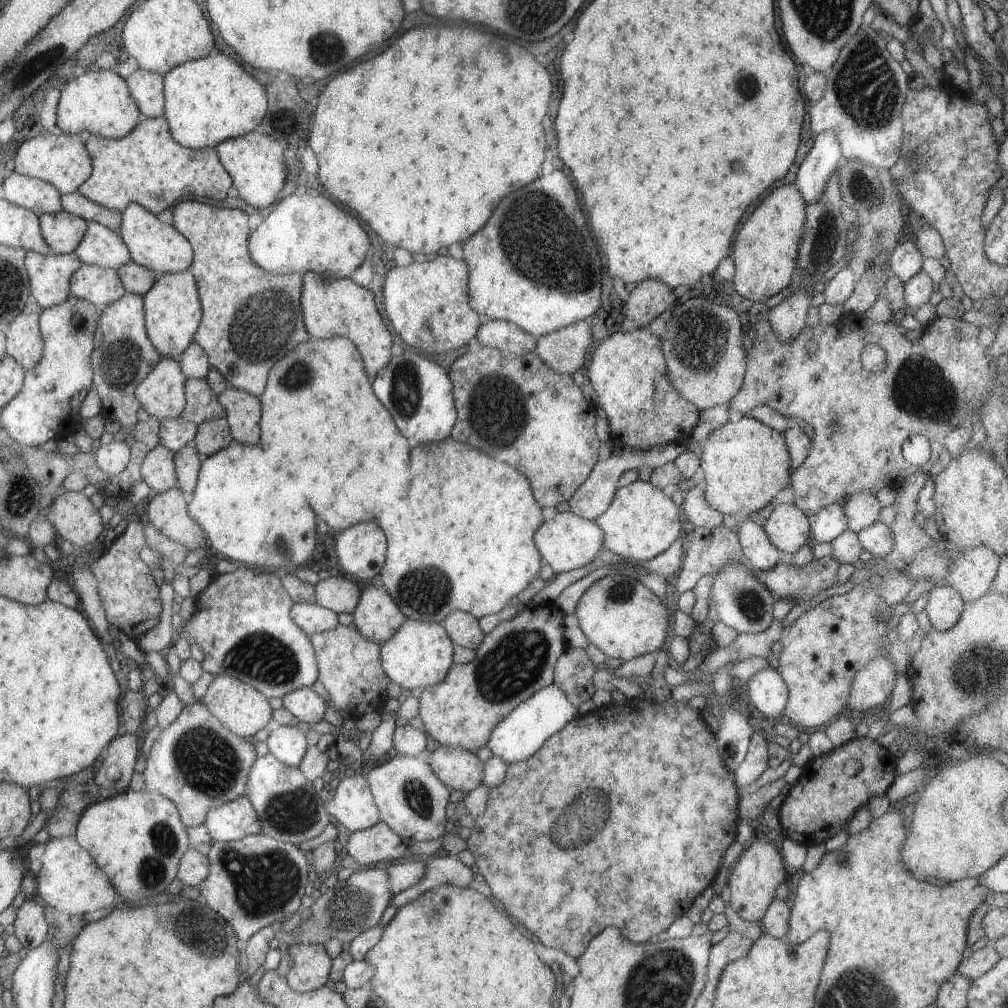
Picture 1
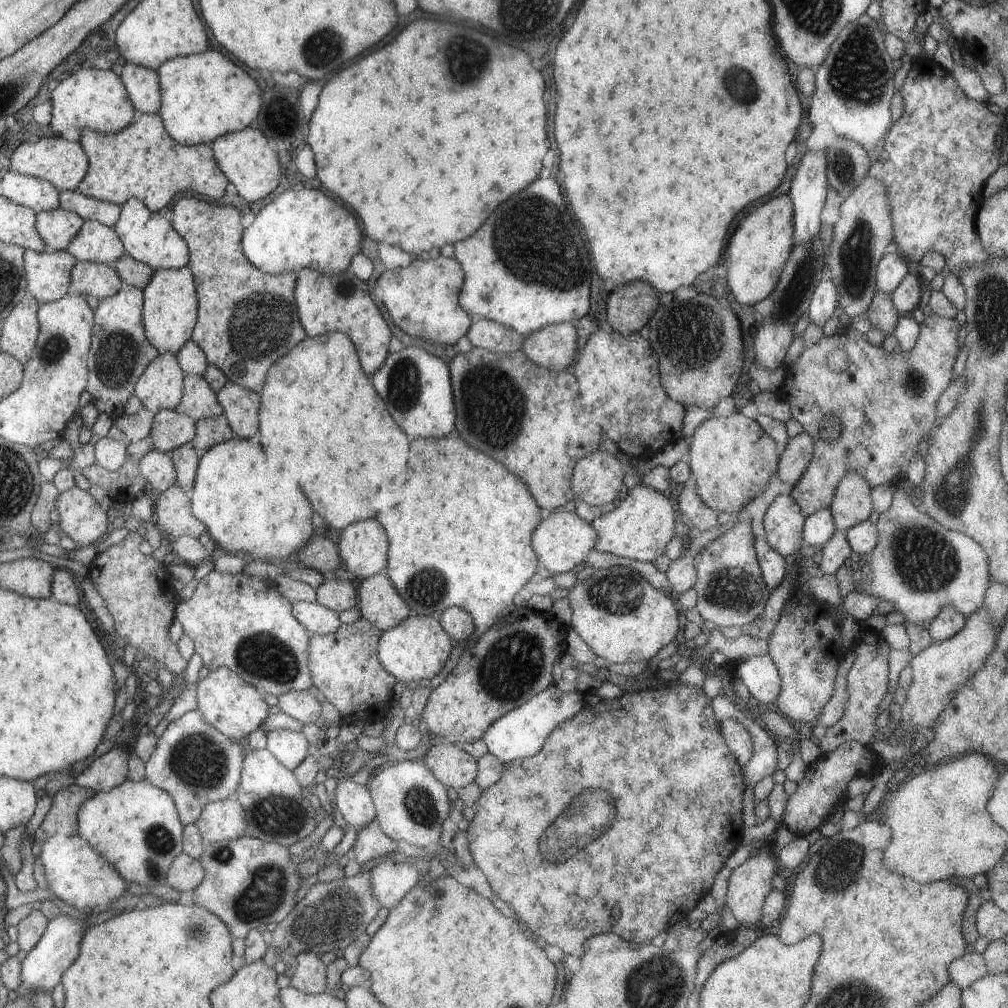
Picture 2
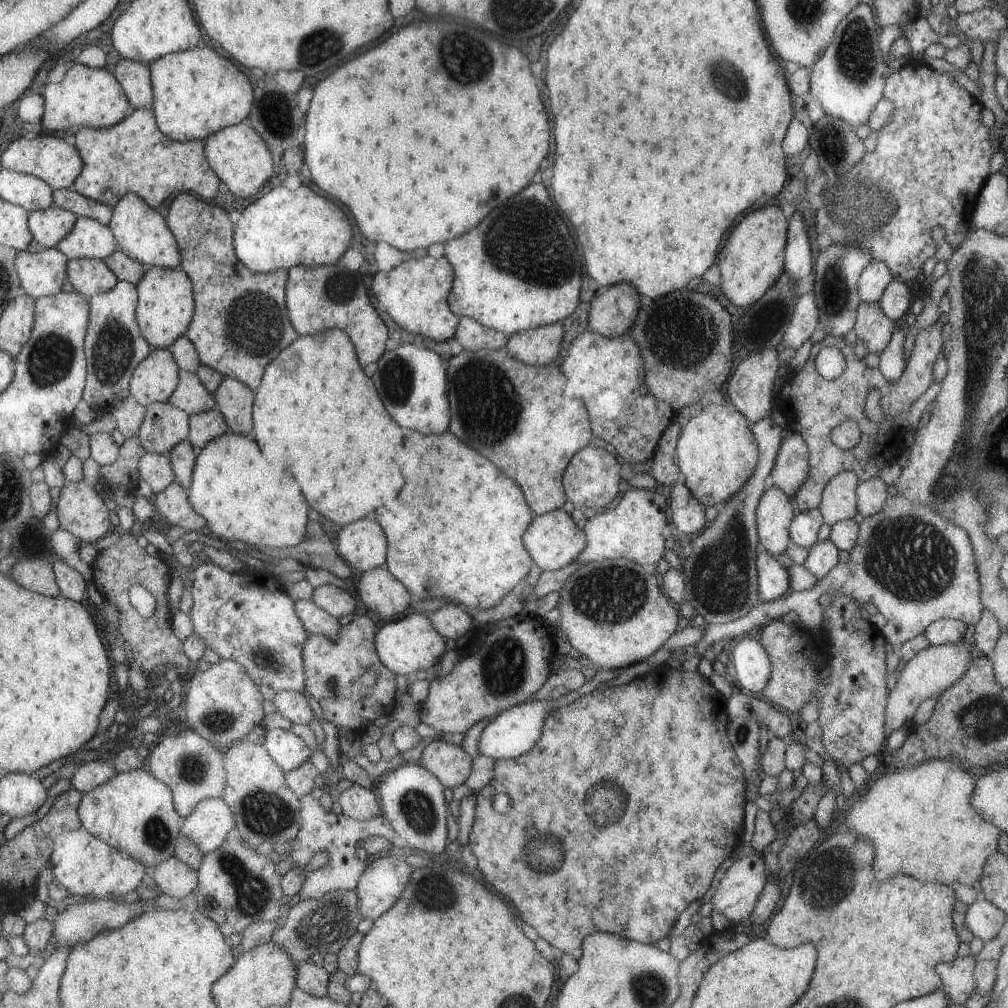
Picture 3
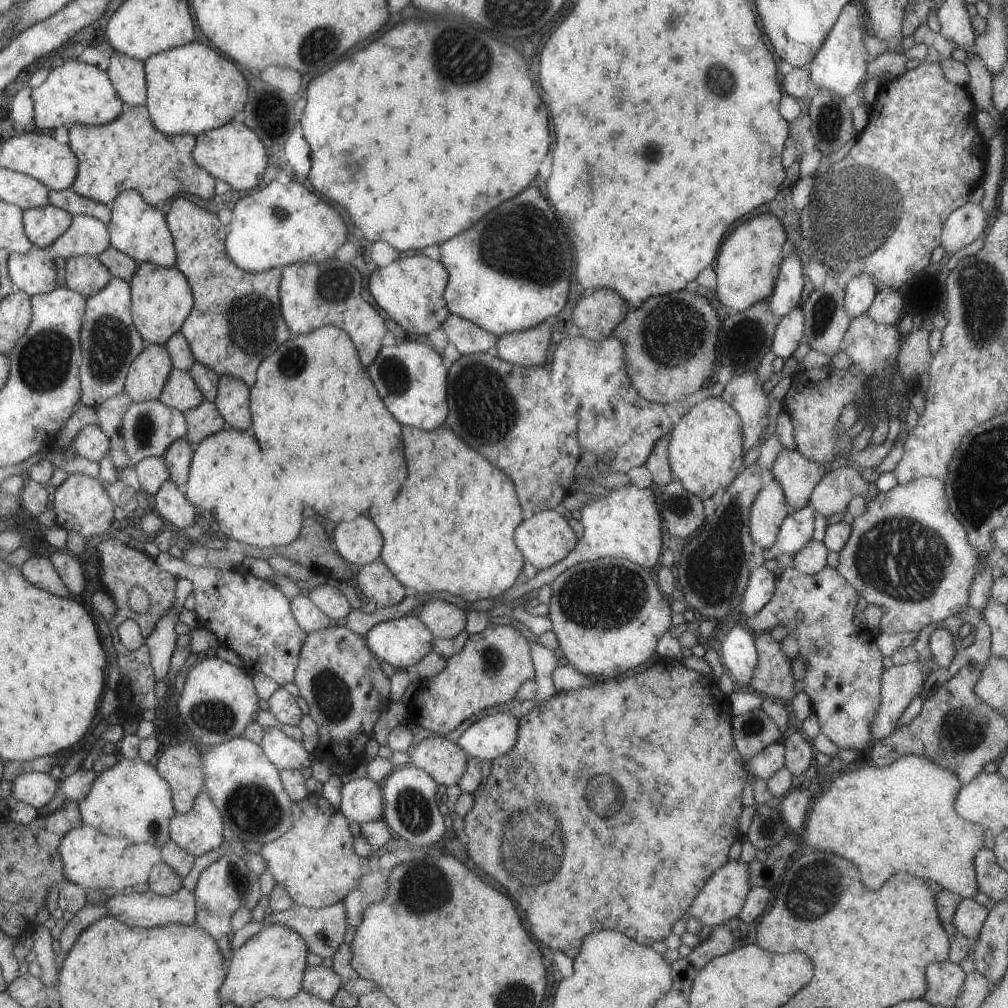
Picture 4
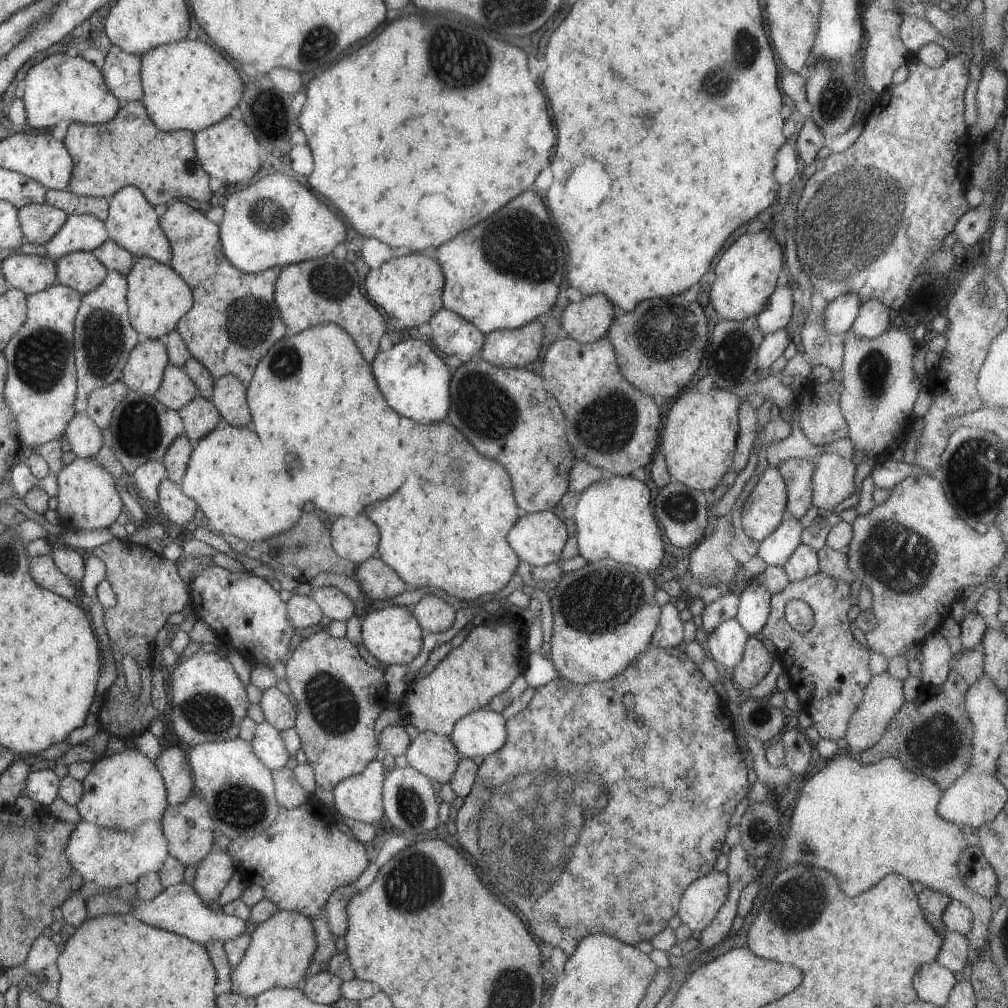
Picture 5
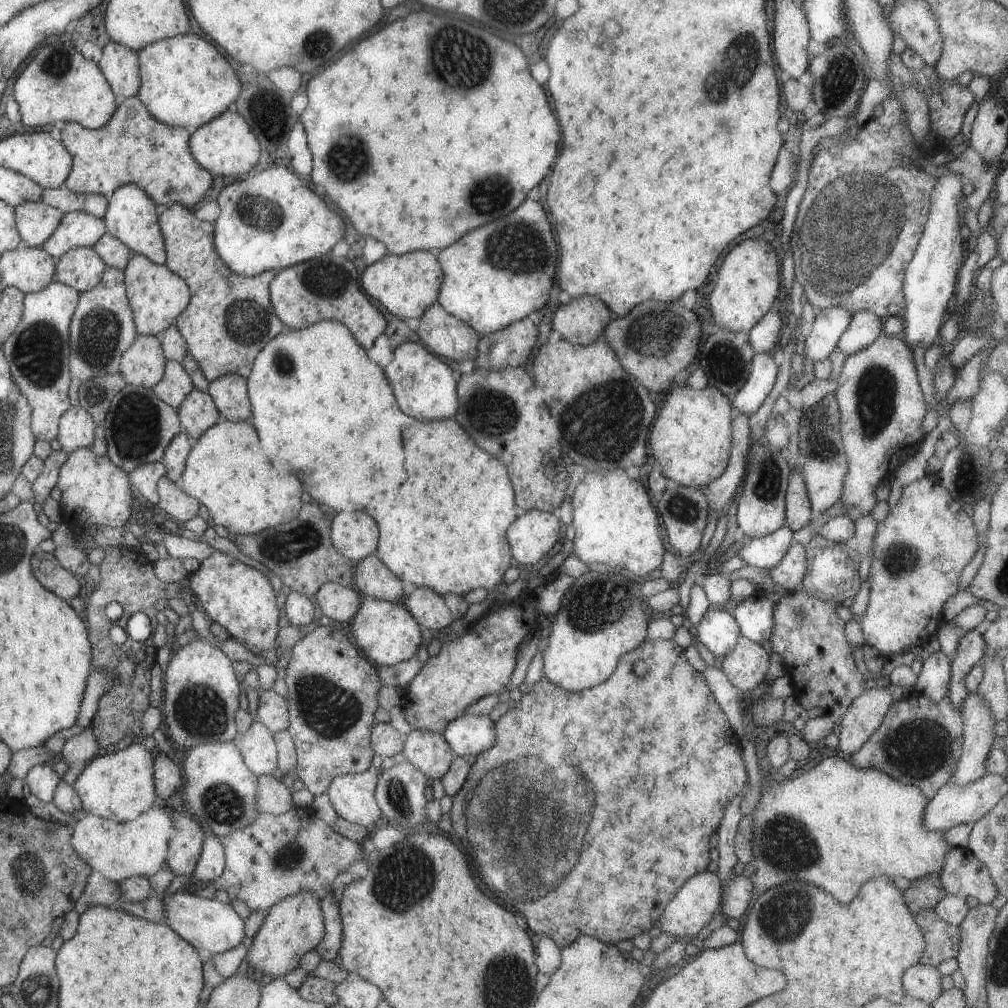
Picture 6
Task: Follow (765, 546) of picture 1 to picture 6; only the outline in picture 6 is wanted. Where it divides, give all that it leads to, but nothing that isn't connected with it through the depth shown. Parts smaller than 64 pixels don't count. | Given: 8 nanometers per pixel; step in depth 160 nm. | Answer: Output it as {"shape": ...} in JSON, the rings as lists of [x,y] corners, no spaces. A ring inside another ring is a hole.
{"shape":[[[759,592],[735,604],[732,615],[737,621],[740,634],[759,644],[768,640],[773,626],[773,605],[774,601]]]}

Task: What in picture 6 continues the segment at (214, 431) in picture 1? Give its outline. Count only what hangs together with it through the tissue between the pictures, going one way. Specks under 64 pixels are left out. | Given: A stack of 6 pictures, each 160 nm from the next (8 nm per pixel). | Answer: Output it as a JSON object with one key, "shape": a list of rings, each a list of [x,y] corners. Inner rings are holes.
{"shape":[[[194,387],[176,411],[182,430],[192,441],[221,419],[209,393],[201,392]]]}

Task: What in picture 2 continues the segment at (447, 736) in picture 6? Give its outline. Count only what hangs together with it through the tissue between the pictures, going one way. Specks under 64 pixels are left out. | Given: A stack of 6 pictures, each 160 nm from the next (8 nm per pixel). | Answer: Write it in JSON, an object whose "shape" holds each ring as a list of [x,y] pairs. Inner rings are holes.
{"shape":[[[551,684],[521,706],[500,716],[487,728],[481,739],[487,746],[488,752],[502,763],[533,756],[538,753],[538,750],[541,750],[549,730],[552,731],[563,720],[571,718],[573,714],[577,714],[577,710],[583,708],[584,697],[583,693],[578,693],[576,690],[570,693],[561,692]]]}

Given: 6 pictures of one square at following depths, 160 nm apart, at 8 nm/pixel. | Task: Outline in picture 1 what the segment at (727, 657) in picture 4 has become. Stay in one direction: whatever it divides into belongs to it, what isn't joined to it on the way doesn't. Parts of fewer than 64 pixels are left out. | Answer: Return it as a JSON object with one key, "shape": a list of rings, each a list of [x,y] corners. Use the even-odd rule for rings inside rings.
{"shape":[[[770,666],[753,674],[747,681],[750,703],[765,720],[783,719],[788,692],[777,670]]]}

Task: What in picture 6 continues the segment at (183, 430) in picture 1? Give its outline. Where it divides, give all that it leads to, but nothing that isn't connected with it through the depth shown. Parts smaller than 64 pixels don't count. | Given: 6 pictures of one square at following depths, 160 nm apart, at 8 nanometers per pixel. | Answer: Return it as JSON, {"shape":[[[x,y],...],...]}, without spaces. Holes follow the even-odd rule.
{"shape":[[[126,384],[111,399],[104,421],[106,457],[129,474],[145,463],[160,461],[169,441],[182,430],[177,411],[148,388]]]}

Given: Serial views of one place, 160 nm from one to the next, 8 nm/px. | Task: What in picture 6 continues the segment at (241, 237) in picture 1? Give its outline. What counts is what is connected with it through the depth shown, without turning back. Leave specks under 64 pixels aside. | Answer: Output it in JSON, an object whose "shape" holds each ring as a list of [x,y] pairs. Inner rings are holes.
{"shape":[[[177,203],[168,205],[158,216],[166,252],[165,266],[185,281],[190,292],[189,304],[174,318],[173,324],[186,342],[188,353],[197,361],[204,377],[212,381],[221,375],[239,375],[246,379],[252,369],[255,355],[281,332],[281,319],[273,310],[268,284],[276,275],[266,270],[252,277],[235,274],[218,256],[214,249],[214,224],[199,220],[188,207]]]}

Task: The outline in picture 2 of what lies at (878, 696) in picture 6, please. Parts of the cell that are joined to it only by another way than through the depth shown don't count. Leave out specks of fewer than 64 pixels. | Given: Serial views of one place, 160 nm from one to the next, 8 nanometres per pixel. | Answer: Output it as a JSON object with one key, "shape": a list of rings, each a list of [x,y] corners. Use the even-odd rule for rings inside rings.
{"shape":[[[982,606],[964,619],[962,629],[951,638],[933,641],[927,648],[912,656],[912,681],[905,691],[905,703],[900,708],[901,720],[907,721],[915,731],[921,727],[932,728],[946,704],[957,694],[958,688],[983,666],[987,656],[996,647],[998,638],[998,630],[992,625],[986,608]]]}

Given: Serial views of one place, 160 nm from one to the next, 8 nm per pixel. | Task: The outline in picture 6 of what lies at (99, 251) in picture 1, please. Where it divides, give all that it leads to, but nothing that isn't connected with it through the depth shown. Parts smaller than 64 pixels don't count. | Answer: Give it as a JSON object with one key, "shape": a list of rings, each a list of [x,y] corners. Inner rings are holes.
{"shape":[[[73,211],[60,218],[57,228],[41,247],[50,257],[57,260],[69,249],[91,247],[105,233],[103,219],[81,211]]]}

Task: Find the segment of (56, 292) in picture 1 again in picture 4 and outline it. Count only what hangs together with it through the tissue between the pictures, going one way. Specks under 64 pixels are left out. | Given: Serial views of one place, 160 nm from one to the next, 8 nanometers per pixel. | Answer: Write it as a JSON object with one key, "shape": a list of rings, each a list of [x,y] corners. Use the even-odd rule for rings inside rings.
{"shape":[[[45,249],[26,253],[9,253],[7,259],[9,278],[15,289],[21,289],[30,297],[55,289],[55,264]]]}

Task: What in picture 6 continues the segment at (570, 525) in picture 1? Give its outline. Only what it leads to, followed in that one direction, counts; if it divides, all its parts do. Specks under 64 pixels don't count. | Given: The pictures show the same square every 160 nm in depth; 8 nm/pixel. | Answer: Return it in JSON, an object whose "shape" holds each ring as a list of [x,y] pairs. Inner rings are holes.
{"shape":[[[528,510],[507,527],[506,539],[512,557],[527,566],[547,558],[559,537],[559,519],[555,513]]]}

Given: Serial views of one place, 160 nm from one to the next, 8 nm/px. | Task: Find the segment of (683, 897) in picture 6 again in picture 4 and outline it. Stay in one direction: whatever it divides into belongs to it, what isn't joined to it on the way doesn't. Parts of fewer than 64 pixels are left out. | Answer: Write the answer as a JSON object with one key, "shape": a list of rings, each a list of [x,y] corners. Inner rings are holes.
{"shape":[[[728,861],[721,866],[698,892],[691,907],[688,909],[689,918],[694,918],[702,925],[715,927],[721,925],[731,918],[737,918],[742,912],[747,892],[750,892],[752,886],[749,881],[748,864],[738,861]]]}

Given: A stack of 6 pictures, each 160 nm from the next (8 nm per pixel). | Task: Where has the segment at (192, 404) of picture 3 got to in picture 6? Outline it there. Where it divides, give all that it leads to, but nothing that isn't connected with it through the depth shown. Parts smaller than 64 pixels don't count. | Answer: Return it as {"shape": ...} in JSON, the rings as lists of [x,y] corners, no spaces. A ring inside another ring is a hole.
{"shape":[[[166,360],[161,380],[151,390],[157,398],[177,410],[192,388],[191,379],[181,363]]]}

